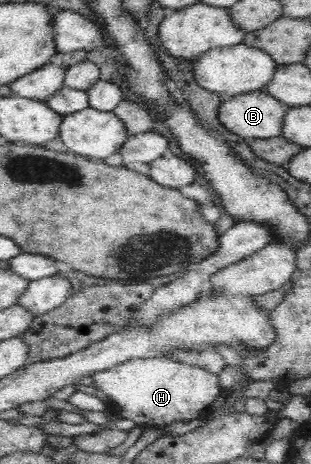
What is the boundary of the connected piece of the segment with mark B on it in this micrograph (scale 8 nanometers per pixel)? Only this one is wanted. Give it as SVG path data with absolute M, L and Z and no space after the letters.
M263 89L253 90L222 100L218 120L224 131L246 140L279 137L287 107Z

